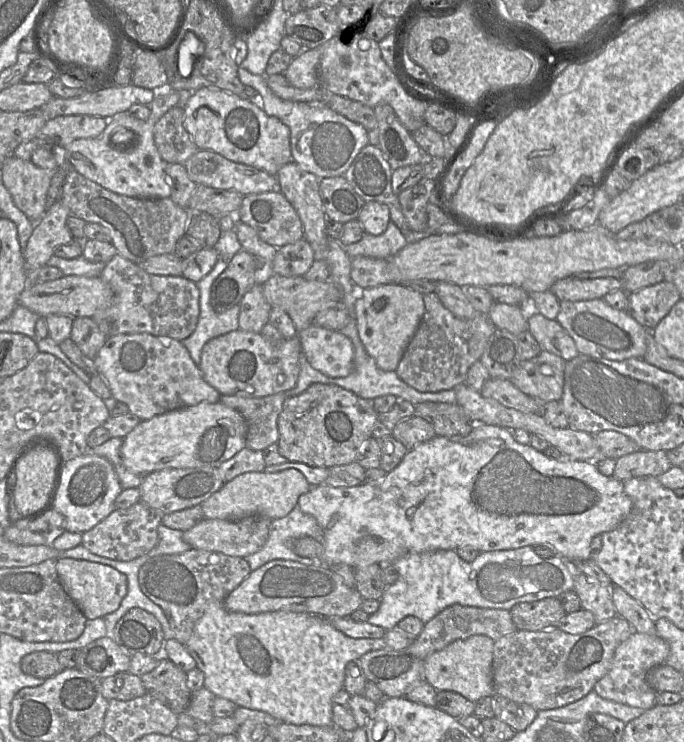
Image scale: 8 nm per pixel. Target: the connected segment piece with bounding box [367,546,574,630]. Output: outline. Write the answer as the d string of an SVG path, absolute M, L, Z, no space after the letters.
M530 546L480 552L472 562L462 560L454 550L408 553L393 562L393 566L398 571L398 579L394 584L387 586L379 600L378 610L369 615L367 622L385 630L391 630L396 628L398 623L407 616L416 616L426 624L437 614L454 604L510 610L515 604L521 602L533 602L547 597L557 597L574 588L572 565L574 564L567 563L558 554L550 558L540 557Z

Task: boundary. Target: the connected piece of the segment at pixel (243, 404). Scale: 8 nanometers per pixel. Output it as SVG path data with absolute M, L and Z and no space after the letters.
M285 393L260 398L220 395L219 402L244 417L247 424L245 446L263 451L279 439L277 420L286 398Z

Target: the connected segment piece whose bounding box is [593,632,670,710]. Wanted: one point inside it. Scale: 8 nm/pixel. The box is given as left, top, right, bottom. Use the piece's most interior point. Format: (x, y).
(627, 682)

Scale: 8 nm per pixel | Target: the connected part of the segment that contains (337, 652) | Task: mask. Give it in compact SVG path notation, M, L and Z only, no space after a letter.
M211 602L195 623L185 647L204 674L204 687L215 697L264 711L283 723L332 726L333 698L343 689L346 665L369 651L386 648L386 644L383 638L349 637L337 630L329 618L319 615L284 610L245 614L226 610L223 602Z

